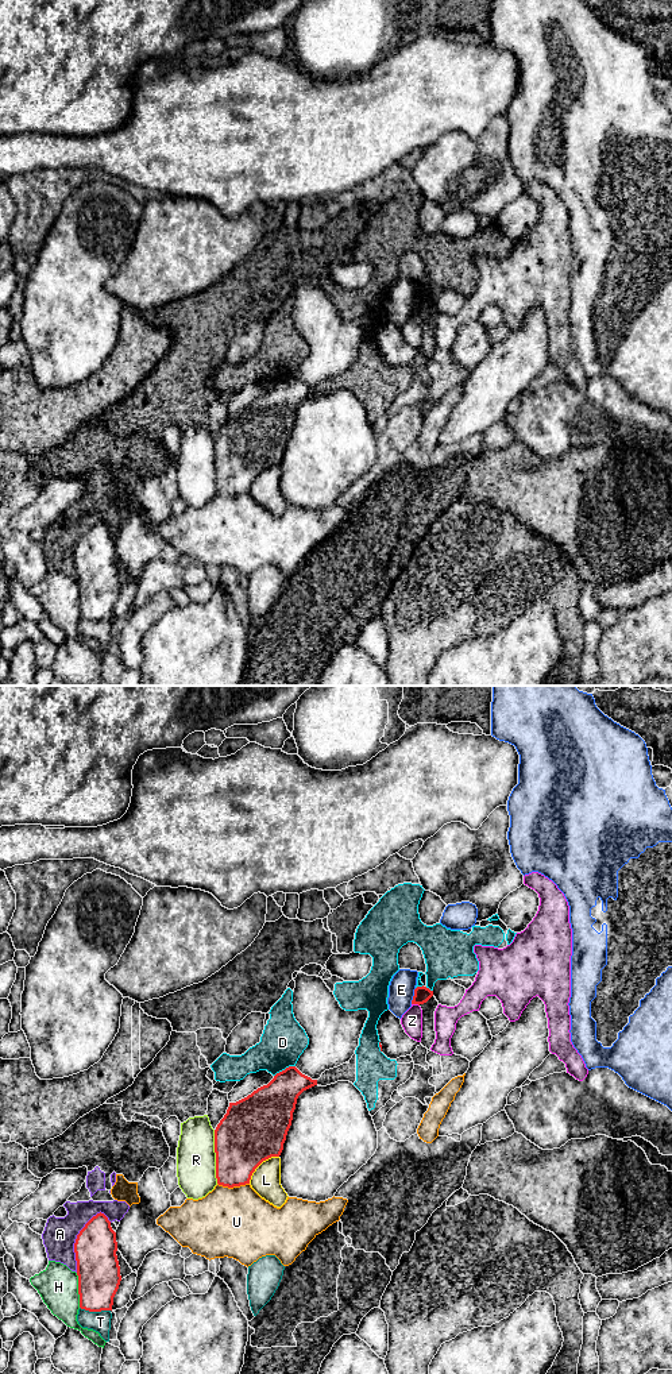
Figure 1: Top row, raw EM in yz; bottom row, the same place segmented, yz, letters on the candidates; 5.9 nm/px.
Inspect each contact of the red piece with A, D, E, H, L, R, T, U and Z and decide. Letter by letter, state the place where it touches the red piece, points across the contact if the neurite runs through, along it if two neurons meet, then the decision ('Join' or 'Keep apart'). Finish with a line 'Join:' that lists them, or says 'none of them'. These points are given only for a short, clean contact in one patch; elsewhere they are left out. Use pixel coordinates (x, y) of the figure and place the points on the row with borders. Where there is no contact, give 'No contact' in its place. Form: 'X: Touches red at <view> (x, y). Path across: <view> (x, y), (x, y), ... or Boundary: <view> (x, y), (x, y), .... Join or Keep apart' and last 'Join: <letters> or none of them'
A: Touches red at yz (76, 1241). Keep apart
D: Touches red at yz (285, 1069). Keep apart
E: Touches red at yz (413, 996). Boundary: yz (416, 988), (410, 1003). Keep apart
H: Touches red at yz (78, 1290). Keep apart
L: Touches red at yz (259, 1164). Keep apart
R: Touches red at yz (216, 1157). Keep apart
T: Touches red at yz (95, 1311). Keep apart
U: Touches red at yz (234, 1185). Keep apart
Z: Touches red at yz (416, 1003). Keep apart
Join: none of them

